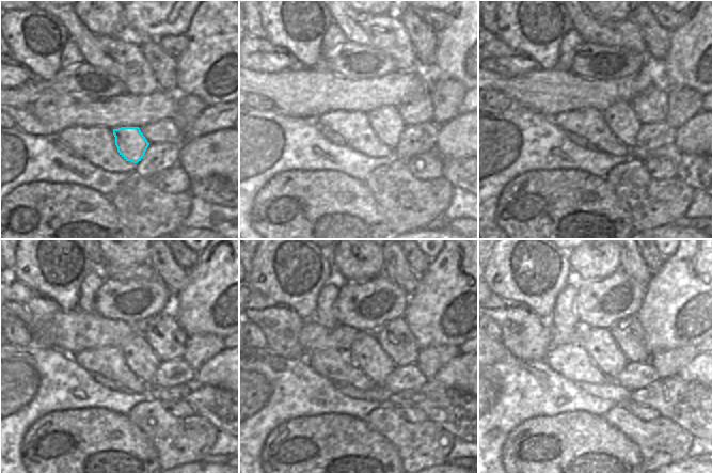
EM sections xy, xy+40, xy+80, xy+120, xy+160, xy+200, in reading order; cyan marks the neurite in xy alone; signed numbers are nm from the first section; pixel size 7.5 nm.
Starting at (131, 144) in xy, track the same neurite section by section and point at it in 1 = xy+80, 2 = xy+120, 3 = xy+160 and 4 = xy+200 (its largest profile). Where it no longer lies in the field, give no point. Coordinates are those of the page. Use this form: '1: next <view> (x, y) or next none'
1: next xy+80 (620, 117)
2: next xy+120 (141, 359)
3: next xy+160 (367, 355)
4: next xy+200 (599, 343)

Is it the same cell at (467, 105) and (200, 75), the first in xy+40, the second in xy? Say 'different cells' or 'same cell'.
different cells

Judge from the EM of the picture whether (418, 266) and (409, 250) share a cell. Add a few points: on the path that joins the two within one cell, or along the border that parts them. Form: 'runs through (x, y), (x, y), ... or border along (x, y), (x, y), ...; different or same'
runs through (418, 262), (413, 254); same

